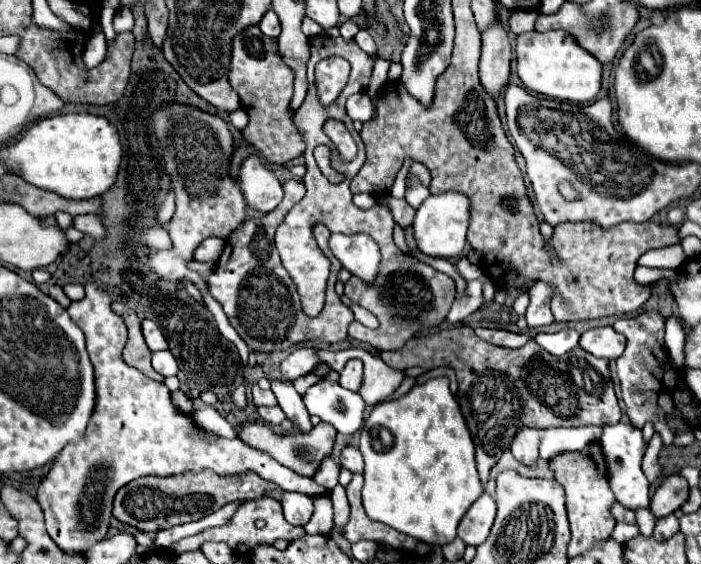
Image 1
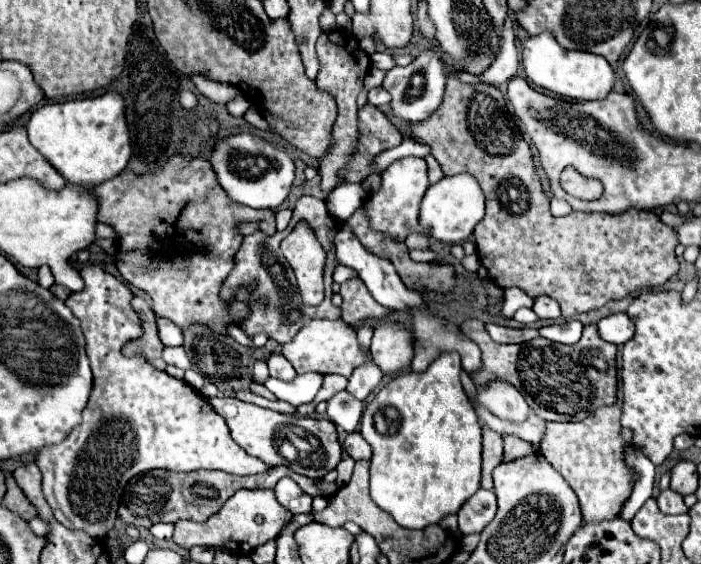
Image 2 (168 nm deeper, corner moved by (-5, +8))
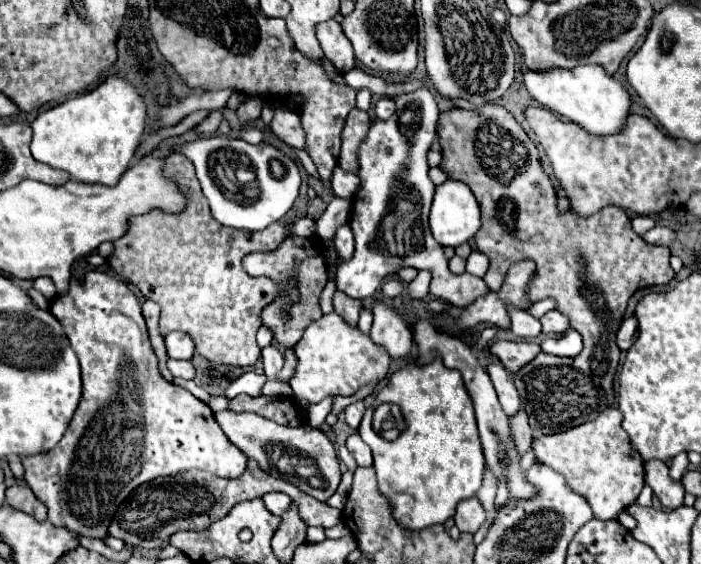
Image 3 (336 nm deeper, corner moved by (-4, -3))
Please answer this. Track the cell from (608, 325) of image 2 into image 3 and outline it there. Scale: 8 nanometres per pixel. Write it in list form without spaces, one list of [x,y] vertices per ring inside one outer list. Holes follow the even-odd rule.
[[[635,317],[623,319],[623,323],[621,323],[619,331],[617,331],[617,345],[619,345],[621,351],[627,351],[627,349],[635,343],[635,339],[637,339],[637,335],[639,335],[637,325],[639,325],[639,323],[637,323]]]

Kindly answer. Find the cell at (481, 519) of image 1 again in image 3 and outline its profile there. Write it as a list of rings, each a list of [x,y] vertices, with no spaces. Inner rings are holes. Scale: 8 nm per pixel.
[[[469,497],[457,505],[457,513],[453,519],[459,531],[477,533],[477,529],[485,523],[485,509],[481,507],[477,497]]]

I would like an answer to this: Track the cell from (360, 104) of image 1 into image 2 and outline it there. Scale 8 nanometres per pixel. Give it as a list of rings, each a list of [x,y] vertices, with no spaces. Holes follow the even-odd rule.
[[[372,88],[368,92],[368,104],[372,106],[382,106],[382,104],[388,104],[390,102],[390,96],[384,88]]]

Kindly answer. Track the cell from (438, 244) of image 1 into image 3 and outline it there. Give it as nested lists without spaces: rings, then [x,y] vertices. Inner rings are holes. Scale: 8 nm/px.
[[[447,179],[443,185],[437,187],[435,191],[435,199],[431,205],[431,215],[429,215],[429,225],[431,225],[431,233],[437,239],[437,243],[441,243],[443,247],[451,245],[457,247],[469,239],[475,237],[475,233],[481,227],[481,217],[479,217],[479,203],[475,199],[475,195],[471,193],[471,189],[463,183],[463,181],[453,181]]]

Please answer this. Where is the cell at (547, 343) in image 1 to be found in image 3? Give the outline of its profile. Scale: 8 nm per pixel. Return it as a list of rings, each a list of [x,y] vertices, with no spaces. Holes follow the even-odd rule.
[[[569,329],[565,331],[559,339],[557,337],[549,337],[541,343],[541,349],[545,353],[551,353],[551,355],[559,355],[559,357],[575,357],[579,355],[579,351],[583,349],[583,341],[581,341],[581,335],[575,331],[575,329]]]

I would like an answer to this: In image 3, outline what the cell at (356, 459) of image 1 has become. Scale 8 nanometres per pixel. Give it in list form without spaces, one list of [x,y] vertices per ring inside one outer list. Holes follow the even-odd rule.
[[[353,433],[353,435],[347,439],[347,449],[349,449],[349,453],[355,457],[355,461],[357,461],[359,467],[371,467],[371,465],[373,465],[371,449],[363,443],[363,439],[361,439],[357,433]]]

